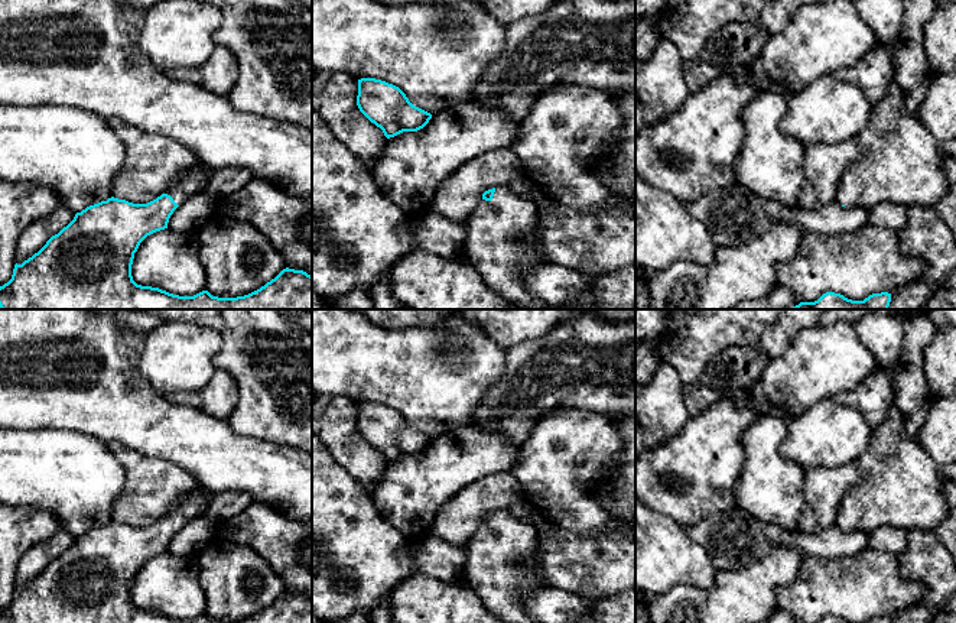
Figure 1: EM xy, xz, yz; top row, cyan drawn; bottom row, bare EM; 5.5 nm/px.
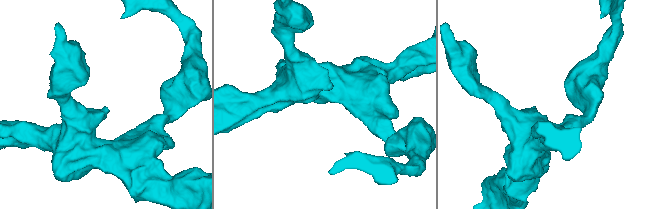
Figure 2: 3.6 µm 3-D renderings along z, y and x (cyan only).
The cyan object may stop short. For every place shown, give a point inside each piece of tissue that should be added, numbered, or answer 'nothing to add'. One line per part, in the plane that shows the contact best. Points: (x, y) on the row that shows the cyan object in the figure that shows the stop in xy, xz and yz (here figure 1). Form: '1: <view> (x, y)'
1: xz (498, 242)

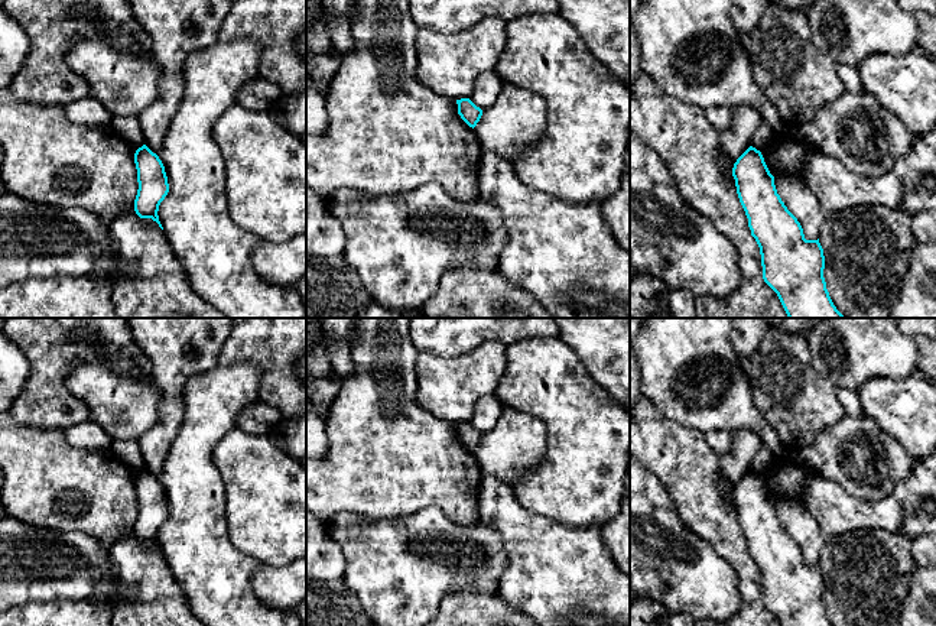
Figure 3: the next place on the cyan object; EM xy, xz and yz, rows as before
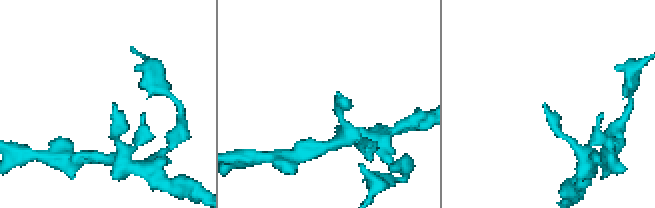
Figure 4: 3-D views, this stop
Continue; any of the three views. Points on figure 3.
nothing to add

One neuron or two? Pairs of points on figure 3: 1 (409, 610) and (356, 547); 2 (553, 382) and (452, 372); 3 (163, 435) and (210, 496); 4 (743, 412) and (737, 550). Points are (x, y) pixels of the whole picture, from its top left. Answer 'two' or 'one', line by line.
1: one
2: two
3: two
4: two

